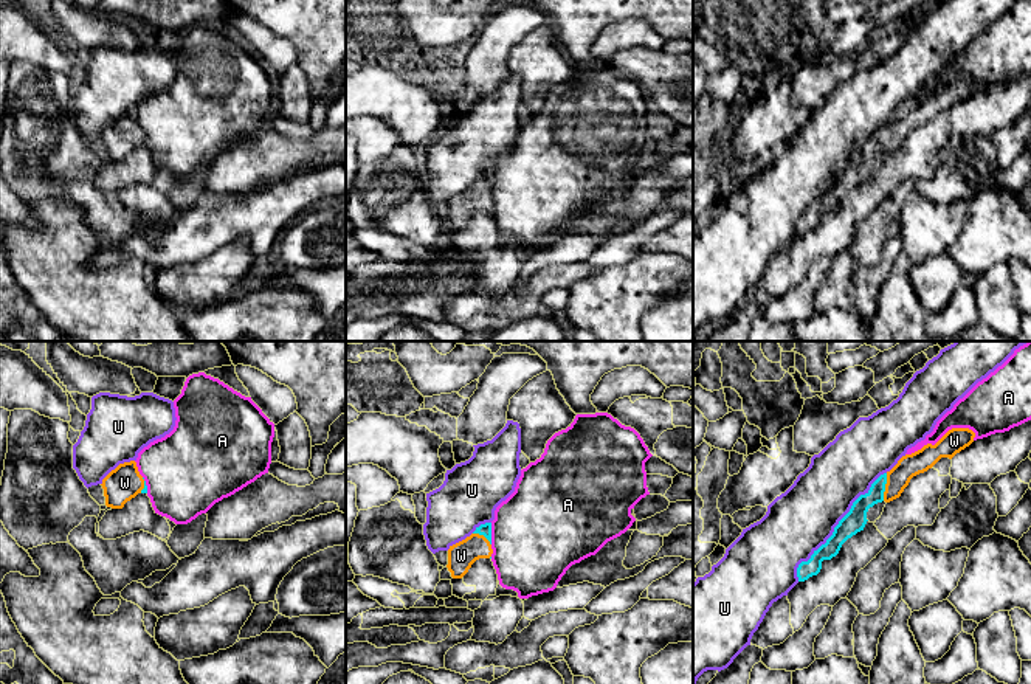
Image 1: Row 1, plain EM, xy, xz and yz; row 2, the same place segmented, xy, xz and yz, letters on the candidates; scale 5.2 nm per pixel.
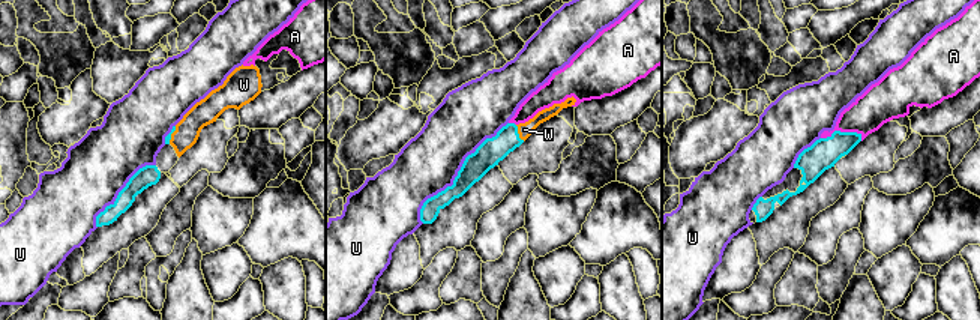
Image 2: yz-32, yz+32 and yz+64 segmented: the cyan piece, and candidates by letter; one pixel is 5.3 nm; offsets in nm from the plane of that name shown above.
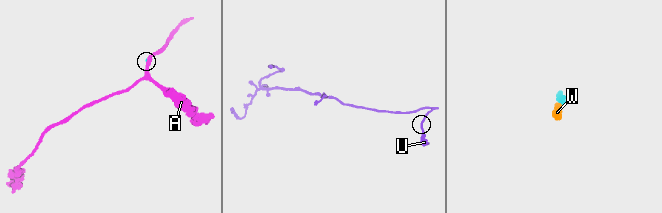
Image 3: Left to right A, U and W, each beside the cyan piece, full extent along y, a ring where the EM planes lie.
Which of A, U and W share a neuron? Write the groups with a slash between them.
A / U / W

